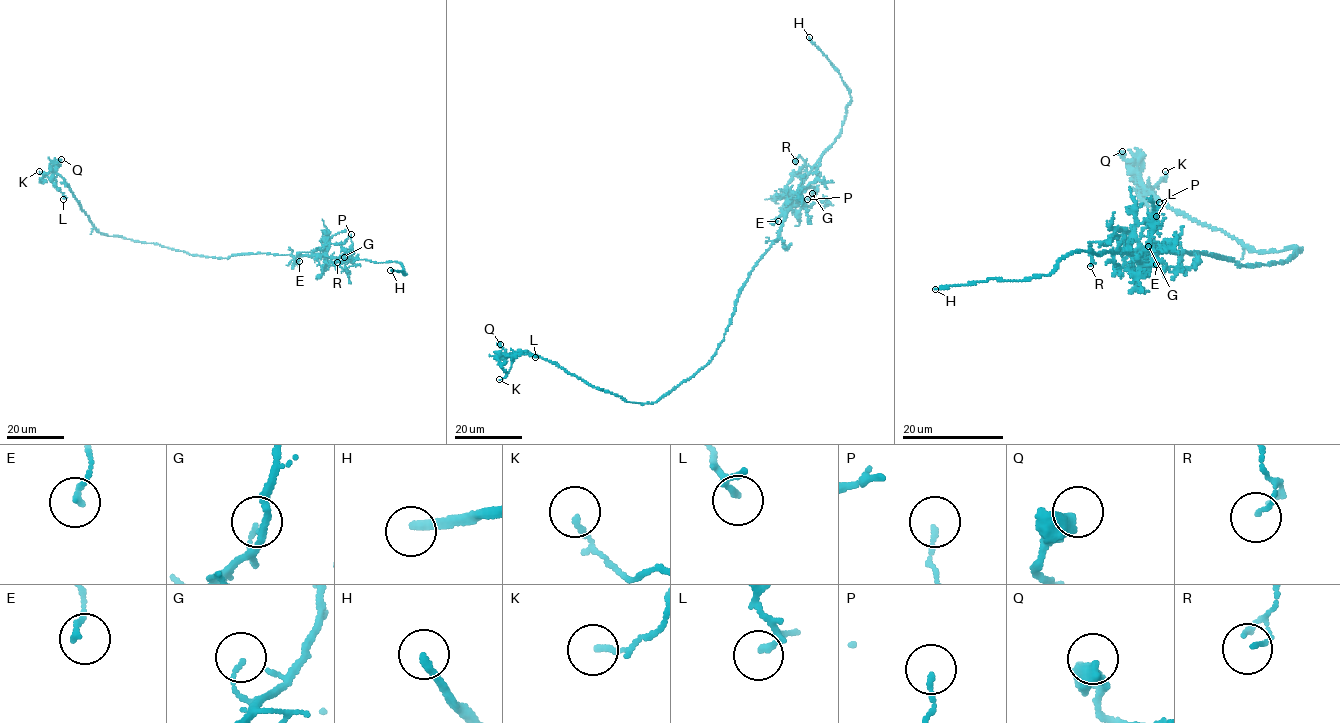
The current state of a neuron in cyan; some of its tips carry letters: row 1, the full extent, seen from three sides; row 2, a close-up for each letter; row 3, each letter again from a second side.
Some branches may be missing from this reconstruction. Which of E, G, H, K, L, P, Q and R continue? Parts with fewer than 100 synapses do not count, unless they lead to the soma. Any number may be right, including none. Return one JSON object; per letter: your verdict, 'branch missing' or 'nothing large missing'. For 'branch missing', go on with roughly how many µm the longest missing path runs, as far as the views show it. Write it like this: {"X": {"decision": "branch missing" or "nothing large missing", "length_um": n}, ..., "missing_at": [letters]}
{"E": {"decision": "nothing large missing"}, "G": {"decision": "nothing large missing"}, "H": {"decision": "branch missing", "length_um": 6}, "K": {"decision": "nothing large missing"}, "L": {"decision": "nothing large missing"}, "P": {"decision": "nothing large missing"}, "Q": {"decision": "nothing large missing"}, "R": {"decision": "nothing large missing"}, "missing_at": ["H"]}

